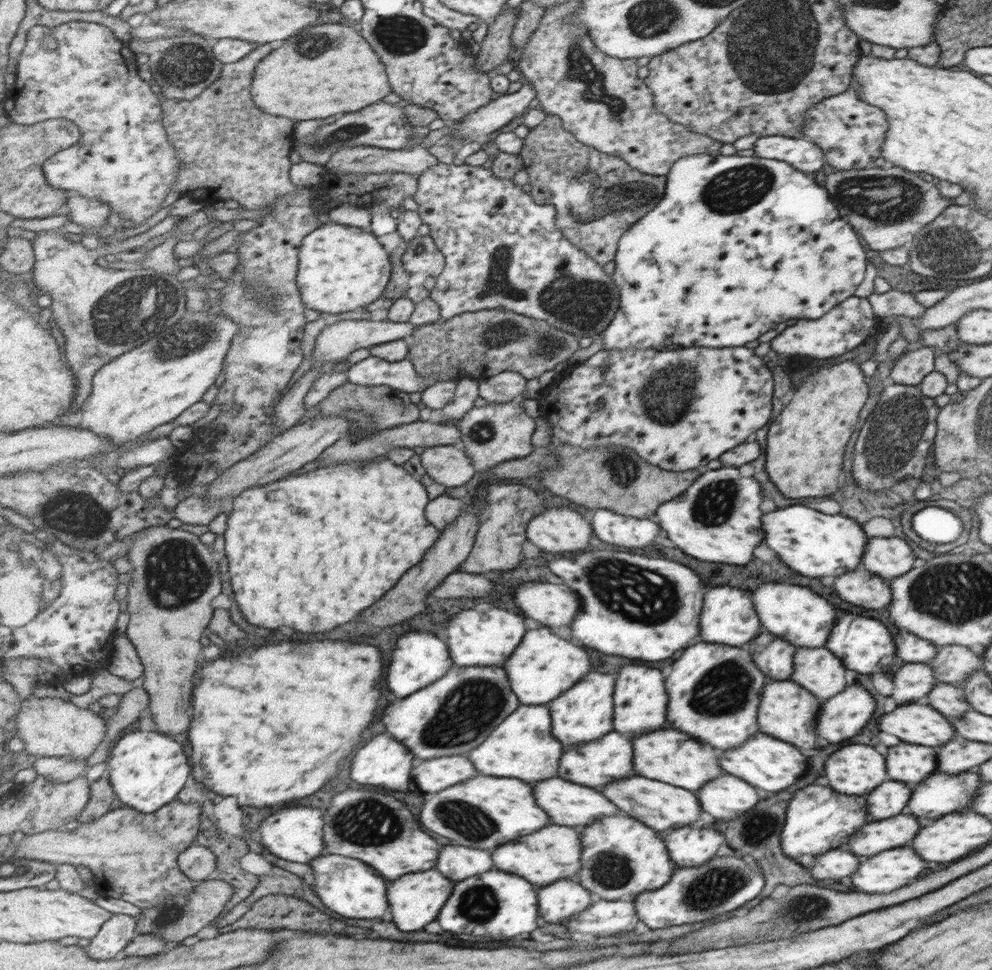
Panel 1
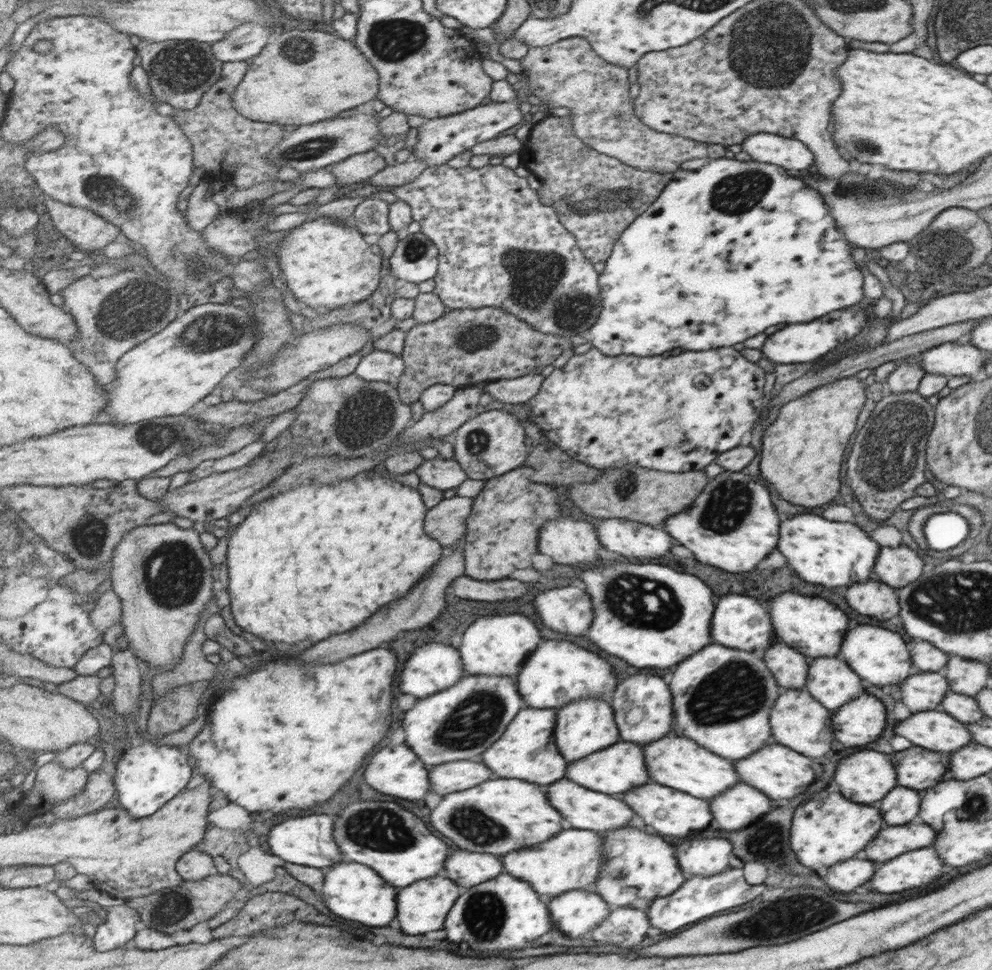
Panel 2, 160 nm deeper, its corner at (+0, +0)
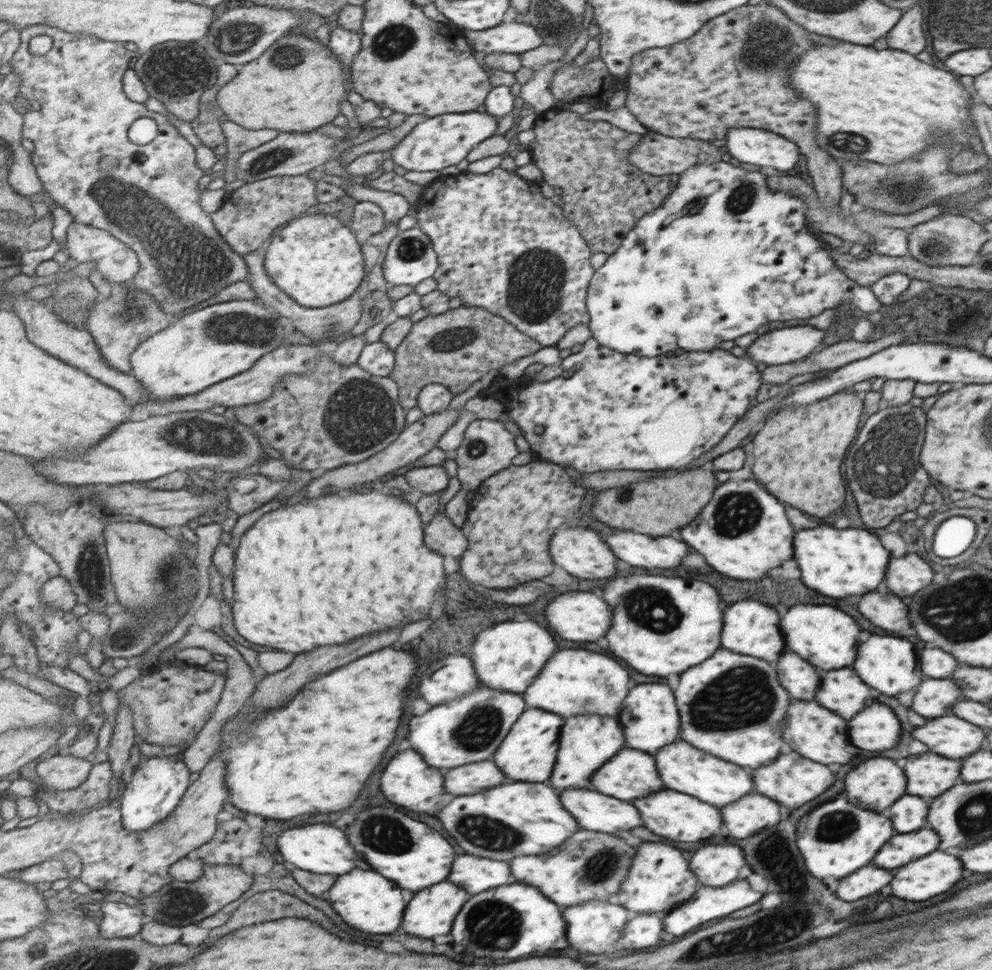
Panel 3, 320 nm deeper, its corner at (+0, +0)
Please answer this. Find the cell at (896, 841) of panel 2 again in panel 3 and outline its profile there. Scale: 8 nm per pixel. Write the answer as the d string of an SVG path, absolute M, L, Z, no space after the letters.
M926 826L921 828L919 832L909 832L909 834L895 834L891 838L891 844L887 844L887 848L883 848L883 852L879 852L879 856L875 856L875 868L899 868L915 858L921 858L929 852L933 852L937 848L940 840L934 830Z

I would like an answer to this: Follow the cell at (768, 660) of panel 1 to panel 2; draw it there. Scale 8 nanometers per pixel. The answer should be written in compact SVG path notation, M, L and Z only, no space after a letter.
M776 641L759 653L767 668L774 675L779 688L803 689L809 673L809 660L798 650Z

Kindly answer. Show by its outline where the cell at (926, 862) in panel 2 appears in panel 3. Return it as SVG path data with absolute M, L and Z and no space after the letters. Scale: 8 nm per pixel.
M935 850L911 864L901 866L889 886L893 896L919 902L947 892L961 880L961 874L961 862L955 856Z

